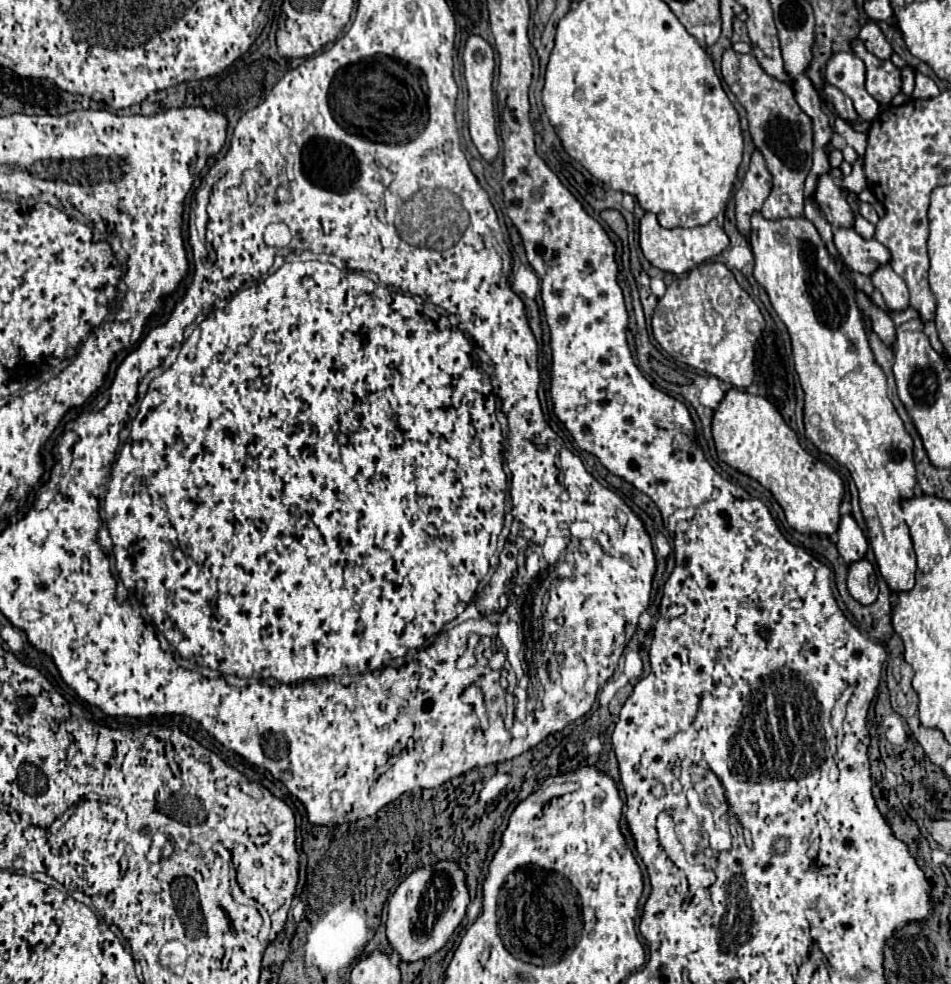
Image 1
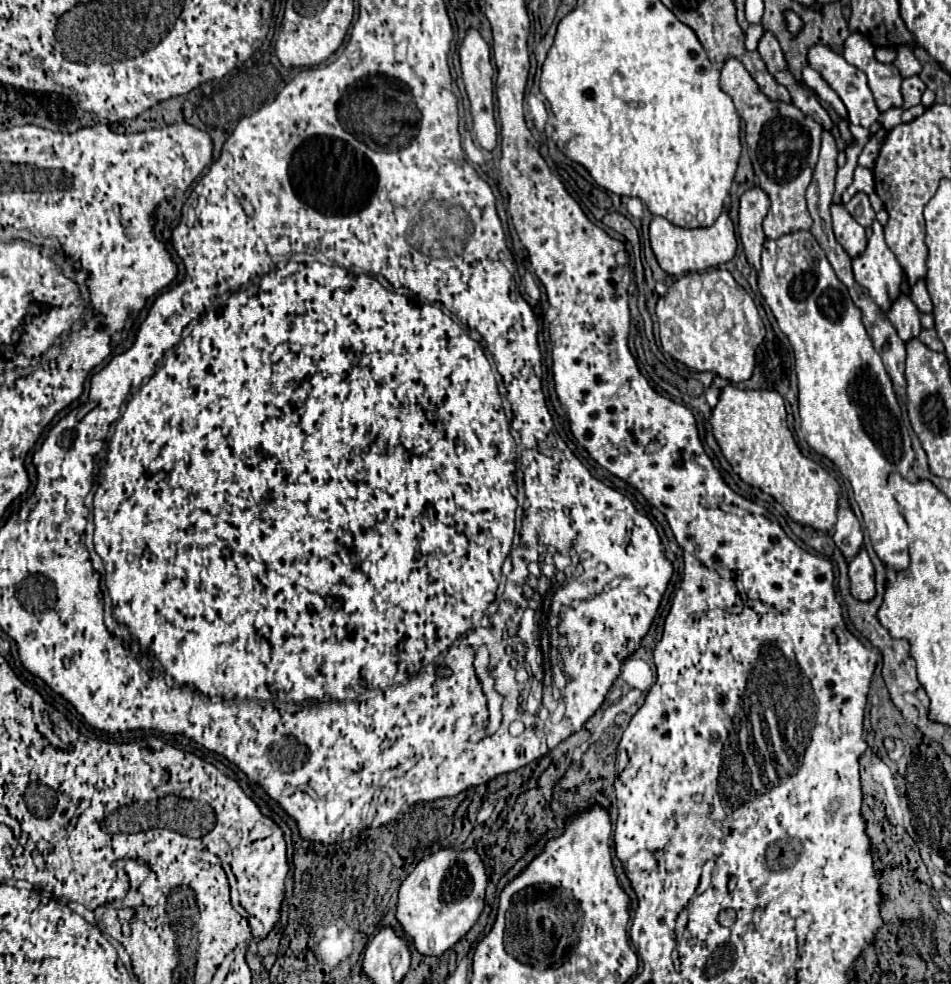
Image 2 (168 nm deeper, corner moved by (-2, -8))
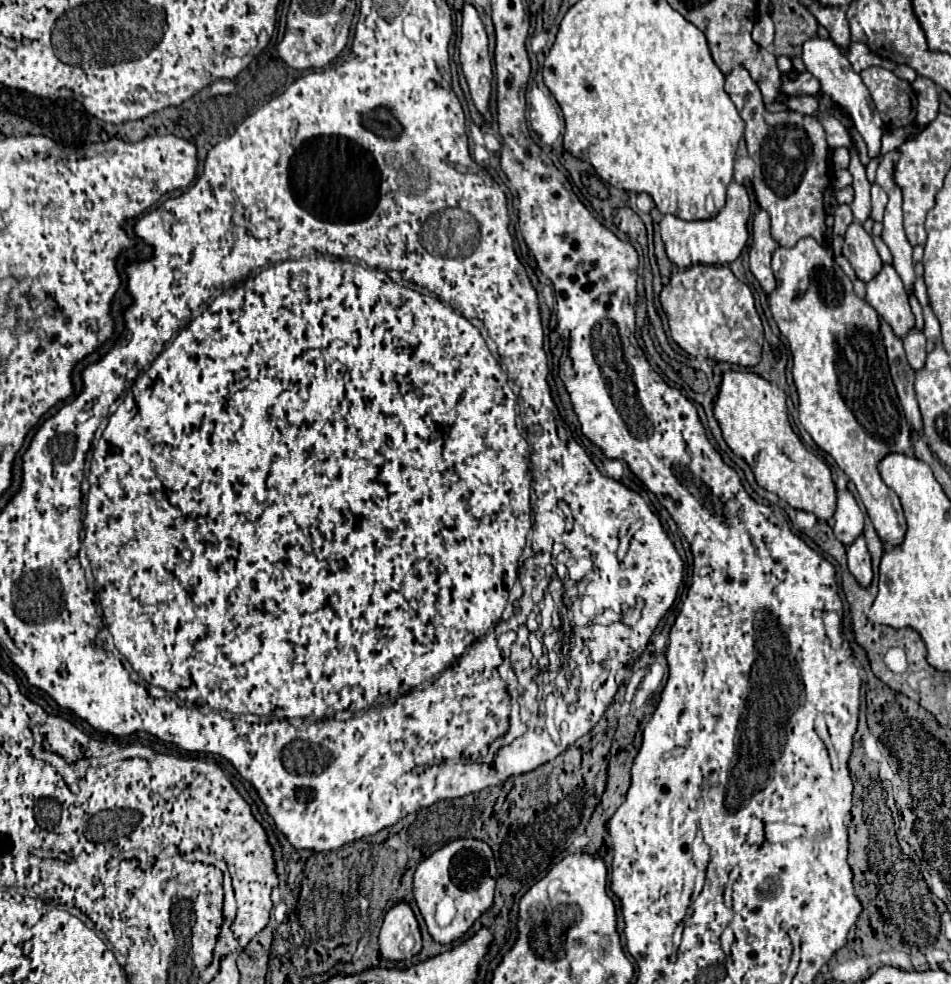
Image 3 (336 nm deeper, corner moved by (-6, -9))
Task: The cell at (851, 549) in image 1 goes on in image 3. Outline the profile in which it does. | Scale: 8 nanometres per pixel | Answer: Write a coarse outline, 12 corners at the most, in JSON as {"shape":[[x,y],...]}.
{"shape":[[838,490],[834,536],[852,544],[864,514],[848,490]]}

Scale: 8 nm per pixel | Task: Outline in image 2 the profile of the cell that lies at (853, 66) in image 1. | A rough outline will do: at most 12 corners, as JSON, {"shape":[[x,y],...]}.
{"shape":[[816,45],[808,63],[848,107],[850,123],[880,117],[866,75]]}

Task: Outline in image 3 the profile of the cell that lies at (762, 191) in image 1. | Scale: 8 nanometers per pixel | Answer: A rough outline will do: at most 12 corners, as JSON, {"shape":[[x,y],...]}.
{"shape":[[768,212],[752,224],[750,272],[766,294],[776,288],[770,258],[778,244],[770,236]]}

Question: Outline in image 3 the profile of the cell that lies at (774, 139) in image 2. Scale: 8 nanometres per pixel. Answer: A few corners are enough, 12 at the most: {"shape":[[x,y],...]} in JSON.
{"shape":[[746,68],[726,94],[756,162],[752,186],[772,238],[830,248],[826,132],[770,114]]}

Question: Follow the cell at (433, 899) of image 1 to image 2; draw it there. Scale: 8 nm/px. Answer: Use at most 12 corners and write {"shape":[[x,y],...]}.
{"shape":[[442,849],[402,881],[396,919],[444,955],[484,909],[476,851]]}

